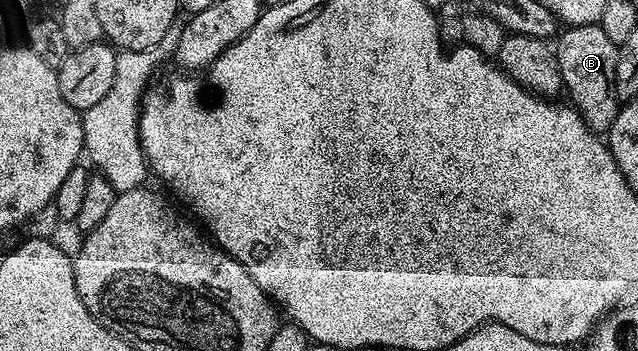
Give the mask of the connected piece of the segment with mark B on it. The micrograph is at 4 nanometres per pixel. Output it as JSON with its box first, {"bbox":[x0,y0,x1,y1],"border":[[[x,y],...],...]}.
{"bbox":[556,23,620,130],"border":[[[596,23],[571,25],[561,30],[556,41],[556,52],[562,88],[567,94],[570,92],[569,104],[577,109],[589,129],[609,130],[620,108],[620,98],[616,91],[618,46],[612,43],[612,39],[608,39],[608,35],[604,35]]]}

